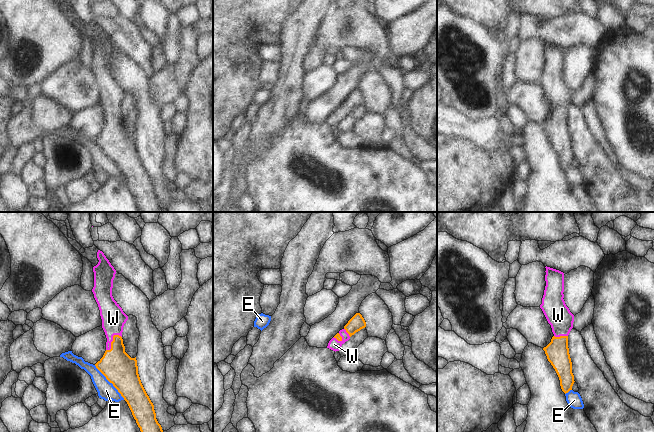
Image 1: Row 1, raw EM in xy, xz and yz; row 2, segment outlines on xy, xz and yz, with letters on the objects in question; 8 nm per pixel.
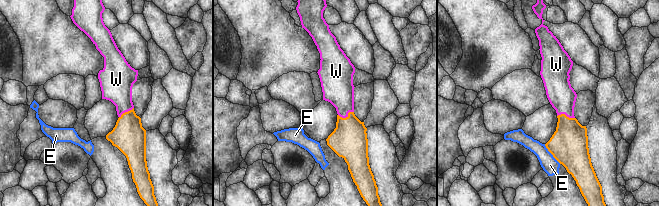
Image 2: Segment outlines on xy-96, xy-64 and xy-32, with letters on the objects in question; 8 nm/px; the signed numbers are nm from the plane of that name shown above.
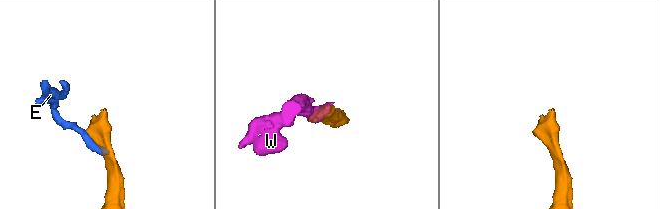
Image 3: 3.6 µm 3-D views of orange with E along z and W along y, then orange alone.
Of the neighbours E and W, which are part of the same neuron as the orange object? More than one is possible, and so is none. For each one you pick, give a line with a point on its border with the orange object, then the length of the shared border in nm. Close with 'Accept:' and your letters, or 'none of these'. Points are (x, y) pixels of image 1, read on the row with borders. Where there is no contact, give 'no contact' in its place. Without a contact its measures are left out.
W: meets orange in xy at (112, 341); contact 170 nm long
Accept: W

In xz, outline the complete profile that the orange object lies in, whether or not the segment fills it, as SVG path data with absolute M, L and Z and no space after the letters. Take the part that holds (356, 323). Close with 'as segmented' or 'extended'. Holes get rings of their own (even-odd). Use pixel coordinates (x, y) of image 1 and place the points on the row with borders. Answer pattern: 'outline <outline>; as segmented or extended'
outline M356 313L328 343L327 348L339 351L340 347L350 339L352 335L366 327L366 322L360 313Z; extended

